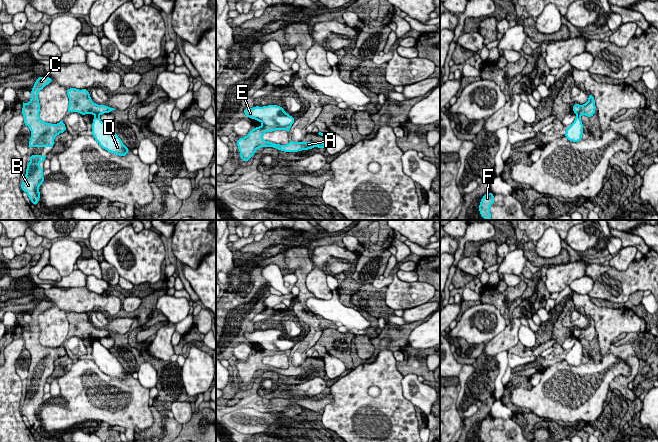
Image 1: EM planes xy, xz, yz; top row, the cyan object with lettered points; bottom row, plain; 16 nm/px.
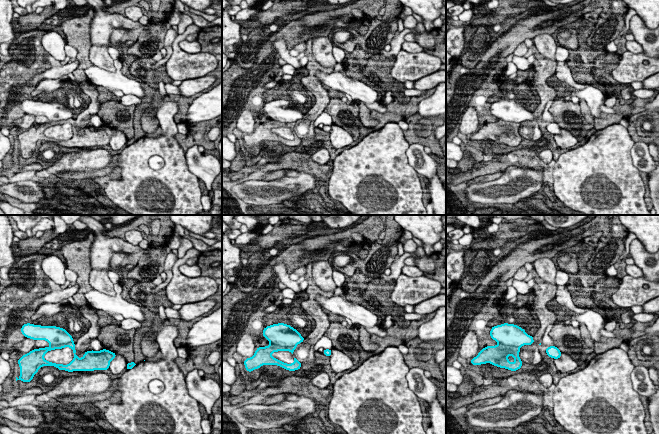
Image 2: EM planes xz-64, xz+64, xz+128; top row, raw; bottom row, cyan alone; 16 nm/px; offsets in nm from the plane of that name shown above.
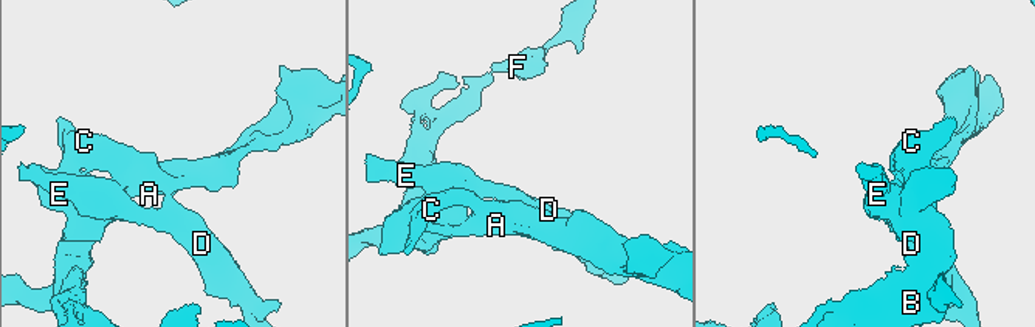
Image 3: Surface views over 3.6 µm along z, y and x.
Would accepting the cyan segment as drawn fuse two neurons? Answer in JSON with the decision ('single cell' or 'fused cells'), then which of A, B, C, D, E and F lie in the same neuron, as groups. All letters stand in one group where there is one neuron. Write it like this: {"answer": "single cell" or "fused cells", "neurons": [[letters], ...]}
{"answer": "fused cells", "neurons": [["A", "B", "C", "F"], ["D", "E"]]}

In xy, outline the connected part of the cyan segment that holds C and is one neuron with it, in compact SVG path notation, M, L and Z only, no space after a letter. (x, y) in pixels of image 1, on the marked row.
M38 77L32 90L31 99L28 104L23 102L22 114L24 116L24 125L31 131L31 137L28 147L53 147L54 138L66 131L66 126L62 121L57 124L43 122L39 117L39 91L52 82L50 77Z

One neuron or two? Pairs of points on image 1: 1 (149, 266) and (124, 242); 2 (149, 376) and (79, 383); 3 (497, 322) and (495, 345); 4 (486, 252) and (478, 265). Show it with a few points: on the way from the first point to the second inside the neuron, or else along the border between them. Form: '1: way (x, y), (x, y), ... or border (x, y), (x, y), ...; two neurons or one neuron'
1: way (143, 261), (130, 248); one neuron
2: border (137, 379), (143, 386), (149, 389); two neurons
3: border (506, 325), (486, 343); two neurons
4: border (477, 256), (482, 260), (485, 268); two neurons

